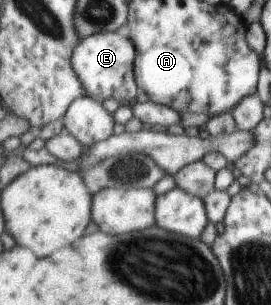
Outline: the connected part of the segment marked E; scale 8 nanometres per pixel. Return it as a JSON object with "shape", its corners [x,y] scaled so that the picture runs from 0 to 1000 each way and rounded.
{"shape":[[[454,82],[410,105],[369,105],[332,121],[299,125],[295,144],[269,167],[269,230],[299,259],[321,318],[358,334],[413,321],[435,341],[491,341],[502,325],[502,275],[491,256],[491,200],[506,177],[487,131]]]}

